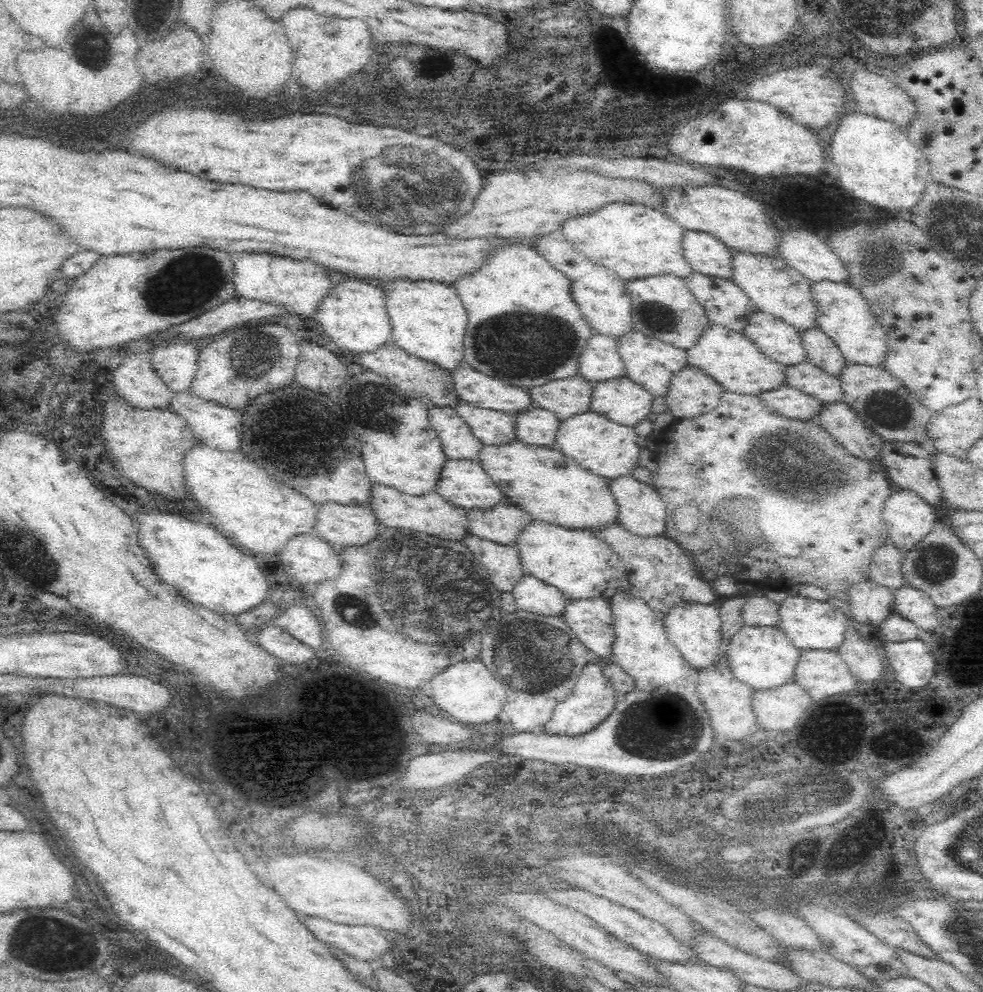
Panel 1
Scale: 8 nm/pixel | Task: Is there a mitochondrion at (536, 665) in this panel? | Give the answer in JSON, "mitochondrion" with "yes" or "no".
{"mitochondrion":"yes"}

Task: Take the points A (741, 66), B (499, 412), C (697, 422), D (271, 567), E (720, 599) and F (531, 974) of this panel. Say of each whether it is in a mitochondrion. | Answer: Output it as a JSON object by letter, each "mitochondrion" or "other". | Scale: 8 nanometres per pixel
{"A":"other","B":"other","C":"other","D":"other","E":"other","F":"other"}

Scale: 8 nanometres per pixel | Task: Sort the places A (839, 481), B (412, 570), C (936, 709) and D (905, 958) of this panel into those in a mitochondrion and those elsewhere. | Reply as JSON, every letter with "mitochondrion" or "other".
{"A":"mitochondrion","B":"mitochondrion","C":"other","D":"other"}

